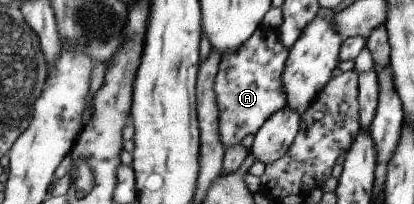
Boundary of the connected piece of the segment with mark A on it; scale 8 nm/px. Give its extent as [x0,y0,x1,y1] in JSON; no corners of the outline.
[214,26,288,146]

